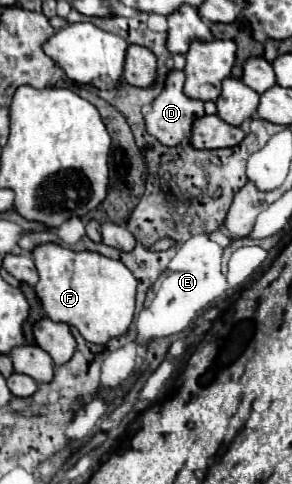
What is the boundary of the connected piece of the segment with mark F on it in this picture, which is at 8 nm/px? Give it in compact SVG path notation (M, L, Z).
M53 242L35 246L31 256L39 274L35 294L51 320L75 326L93 344L107 344L111 338L127 332L135 312L137 280L123 262L99 252L73 252Z

